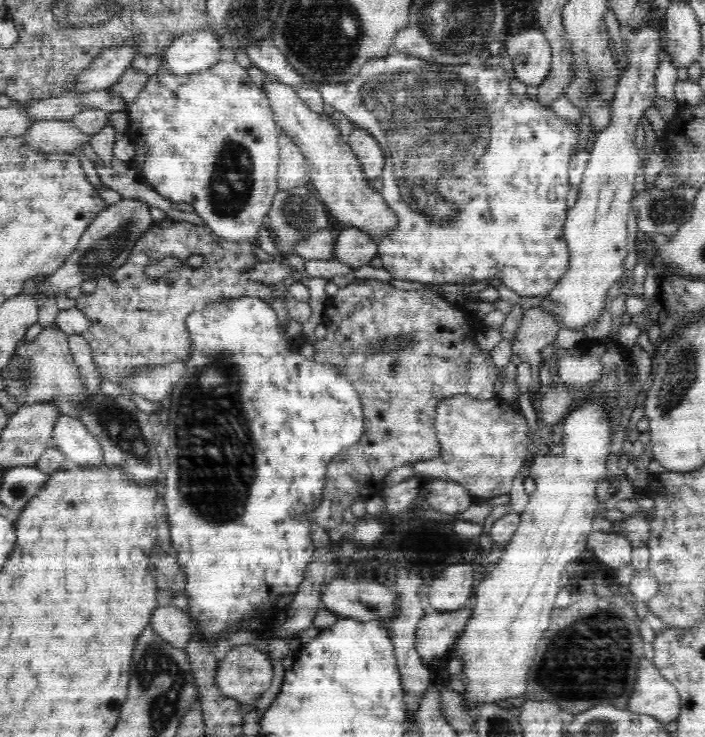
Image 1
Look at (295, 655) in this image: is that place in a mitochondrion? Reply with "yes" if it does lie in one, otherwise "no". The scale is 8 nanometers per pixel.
no

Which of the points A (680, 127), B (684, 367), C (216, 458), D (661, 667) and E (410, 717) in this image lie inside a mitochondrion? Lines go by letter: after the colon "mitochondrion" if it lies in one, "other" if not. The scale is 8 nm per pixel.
A: other
B: mitochondrion
C: mitochondrion
D: other
E: other

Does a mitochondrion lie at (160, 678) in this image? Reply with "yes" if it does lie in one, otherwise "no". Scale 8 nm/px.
yes

